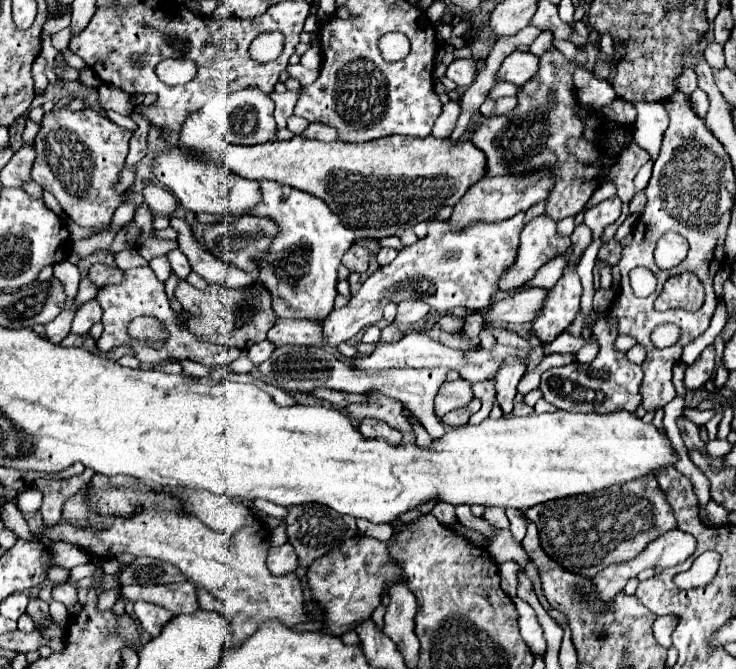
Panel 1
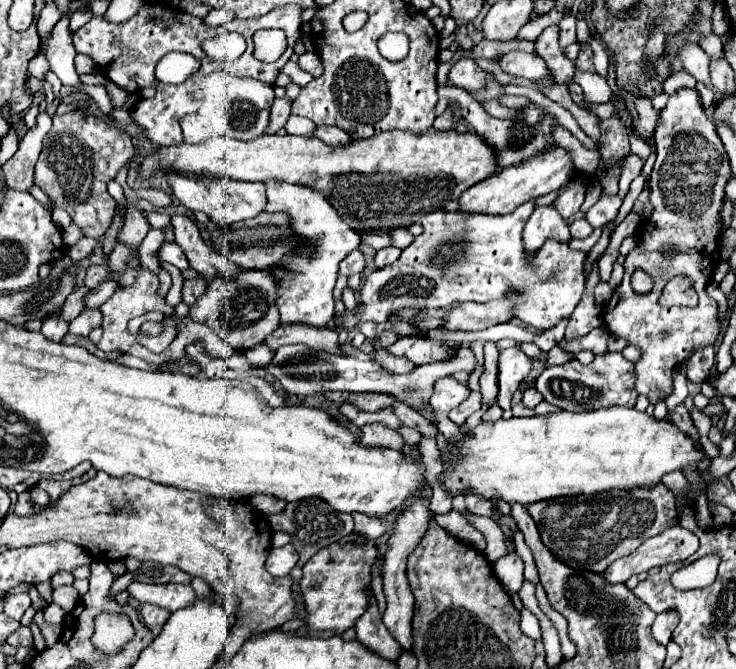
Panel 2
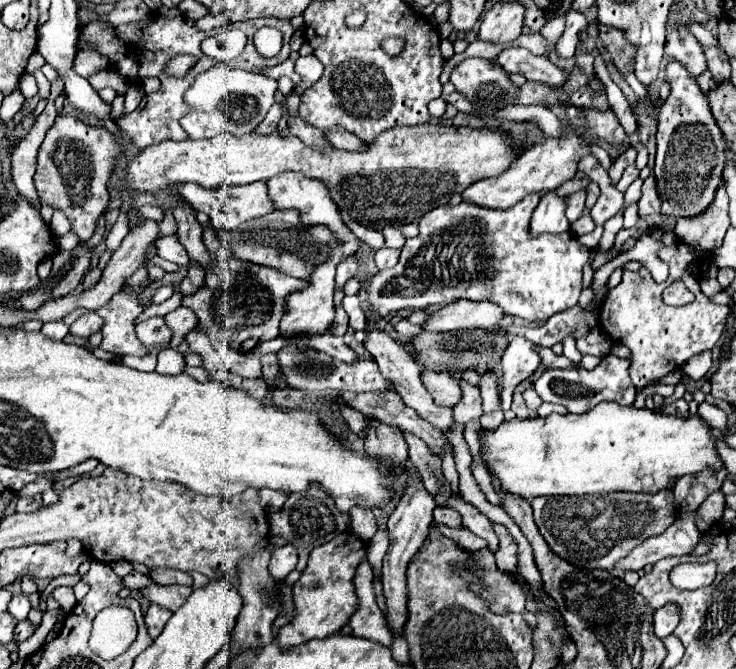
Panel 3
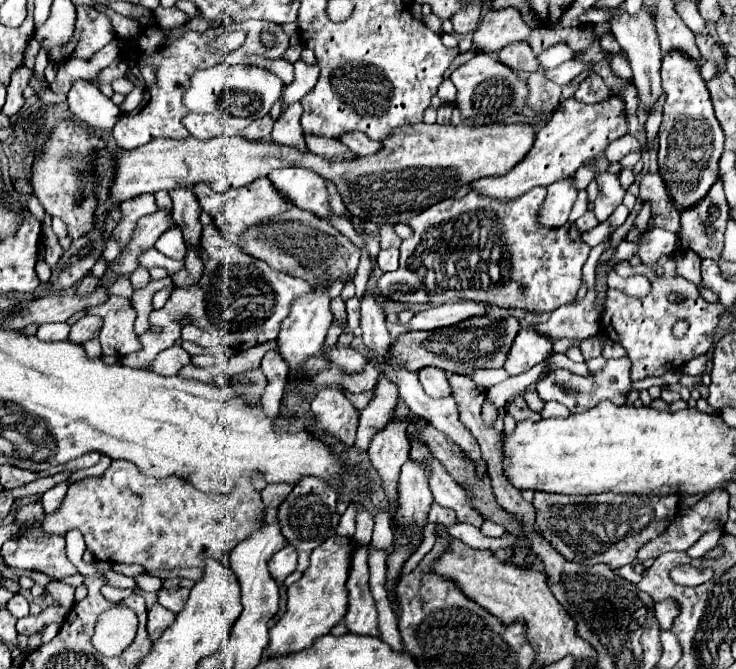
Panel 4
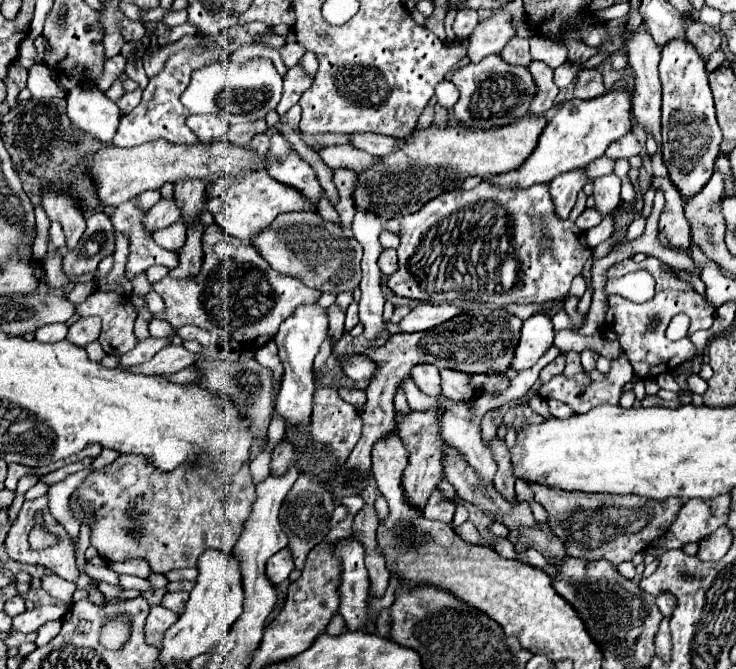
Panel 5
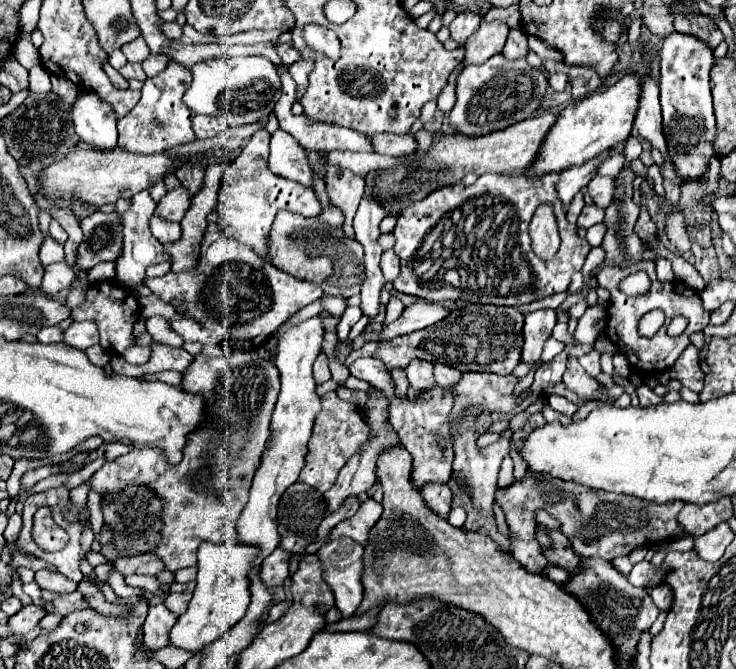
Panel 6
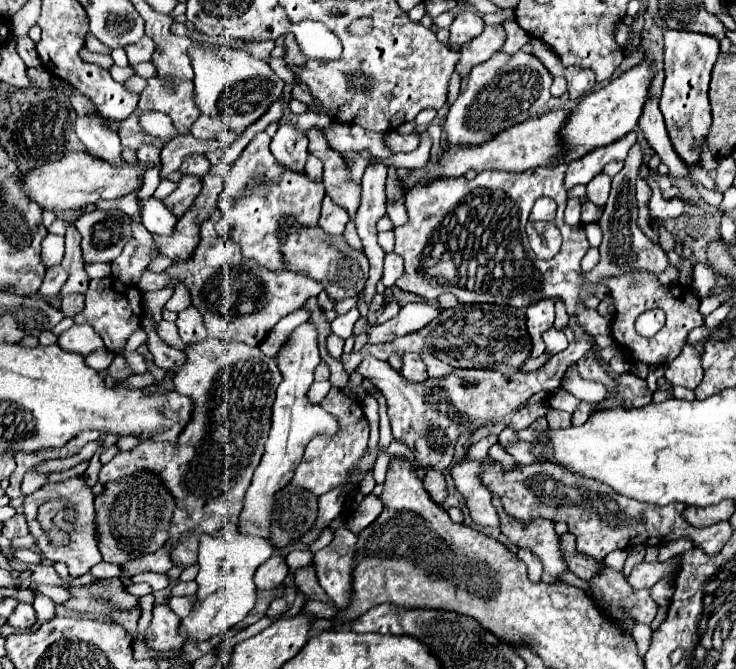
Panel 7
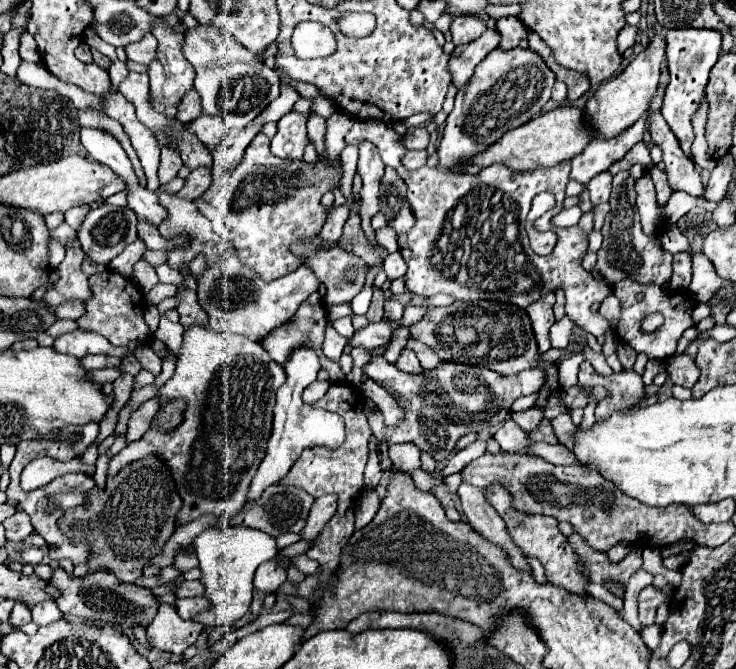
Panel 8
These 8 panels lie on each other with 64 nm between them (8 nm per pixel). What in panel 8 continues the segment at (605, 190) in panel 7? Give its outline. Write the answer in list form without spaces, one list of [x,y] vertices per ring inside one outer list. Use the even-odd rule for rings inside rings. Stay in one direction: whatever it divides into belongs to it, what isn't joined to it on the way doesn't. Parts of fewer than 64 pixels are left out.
[[[600,172],[598,176],[594,176],[594,180],[588,182],[588,190],[590,190],[590,200],[592,204],[600,204],[600,202],[608,202],[610,198],[610,188],[612,188],[612,174]]]

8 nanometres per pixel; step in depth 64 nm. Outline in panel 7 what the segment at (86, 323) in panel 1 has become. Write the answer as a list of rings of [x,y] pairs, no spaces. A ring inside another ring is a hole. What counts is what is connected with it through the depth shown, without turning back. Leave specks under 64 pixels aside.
[[[74,324],[62,336],[58,336],[58,346],[66,352],[76,352],[80,356],[88,356],[94,350],[102,350],[104,342],[94,332],[92,326],[78,326]]]

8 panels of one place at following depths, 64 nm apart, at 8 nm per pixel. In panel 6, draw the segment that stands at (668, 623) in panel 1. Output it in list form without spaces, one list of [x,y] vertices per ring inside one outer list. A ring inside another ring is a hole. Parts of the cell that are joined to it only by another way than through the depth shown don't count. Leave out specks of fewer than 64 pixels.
[[[658,584],[656,588],[650,588],[650,596],[660,610],[668,610],[668,602],[672,602],[672,588],[668,588],[666,584]]]

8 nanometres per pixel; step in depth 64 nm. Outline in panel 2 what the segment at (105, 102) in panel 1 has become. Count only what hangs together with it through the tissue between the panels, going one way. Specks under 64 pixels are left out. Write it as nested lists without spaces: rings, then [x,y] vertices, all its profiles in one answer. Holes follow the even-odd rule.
[[[106,84],[106,88],[108,88],[108,94],[110,94],[110,98],[112,98],[112,104],[114,106],[124,106],[124,102],[126,102],[126,96],[128,96],[128,92],[126,90],[122,90],[120,86],[116,86],[116,84]]]

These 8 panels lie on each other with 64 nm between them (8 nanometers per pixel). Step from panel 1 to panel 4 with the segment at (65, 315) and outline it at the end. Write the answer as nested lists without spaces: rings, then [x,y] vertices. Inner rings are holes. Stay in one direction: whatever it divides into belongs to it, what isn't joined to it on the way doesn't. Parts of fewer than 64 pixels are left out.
[[[64,322],[64,324],[44,324],[38,328],[38,338],[40,340],[64,340],[68,338],[68,332],[70,332],[70,326]]]

